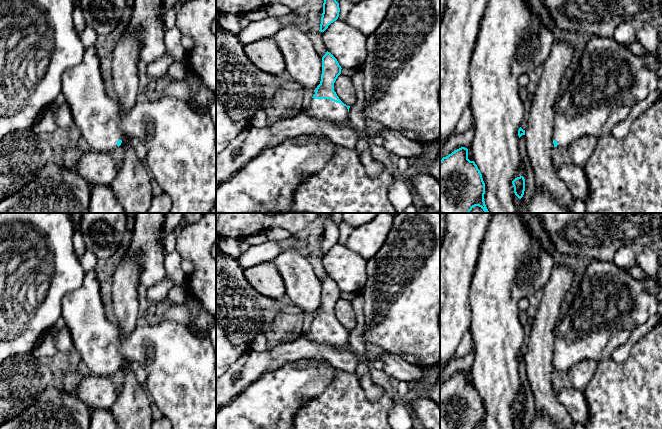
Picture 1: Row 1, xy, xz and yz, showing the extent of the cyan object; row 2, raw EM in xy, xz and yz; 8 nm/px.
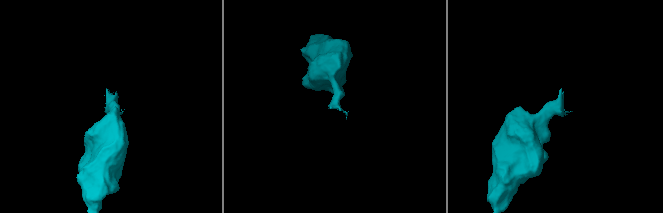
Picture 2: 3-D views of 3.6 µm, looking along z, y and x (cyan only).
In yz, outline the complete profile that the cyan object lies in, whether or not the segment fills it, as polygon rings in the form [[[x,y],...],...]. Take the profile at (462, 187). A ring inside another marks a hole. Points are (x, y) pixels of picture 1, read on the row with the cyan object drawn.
[[[461,147],[440,161],[440,213],[469,213],[479,206],[489,213],[485,201],[485,183],[474,161],[468,159],[468,149]]]

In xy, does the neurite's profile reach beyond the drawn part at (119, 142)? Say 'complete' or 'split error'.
split error

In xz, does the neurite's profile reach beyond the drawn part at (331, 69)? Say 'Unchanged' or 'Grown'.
Grown

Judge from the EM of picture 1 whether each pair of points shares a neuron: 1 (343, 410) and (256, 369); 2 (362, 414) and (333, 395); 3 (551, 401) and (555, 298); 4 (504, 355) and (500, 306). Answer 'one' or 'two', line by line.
1: two
2: one
3: one
4: one

